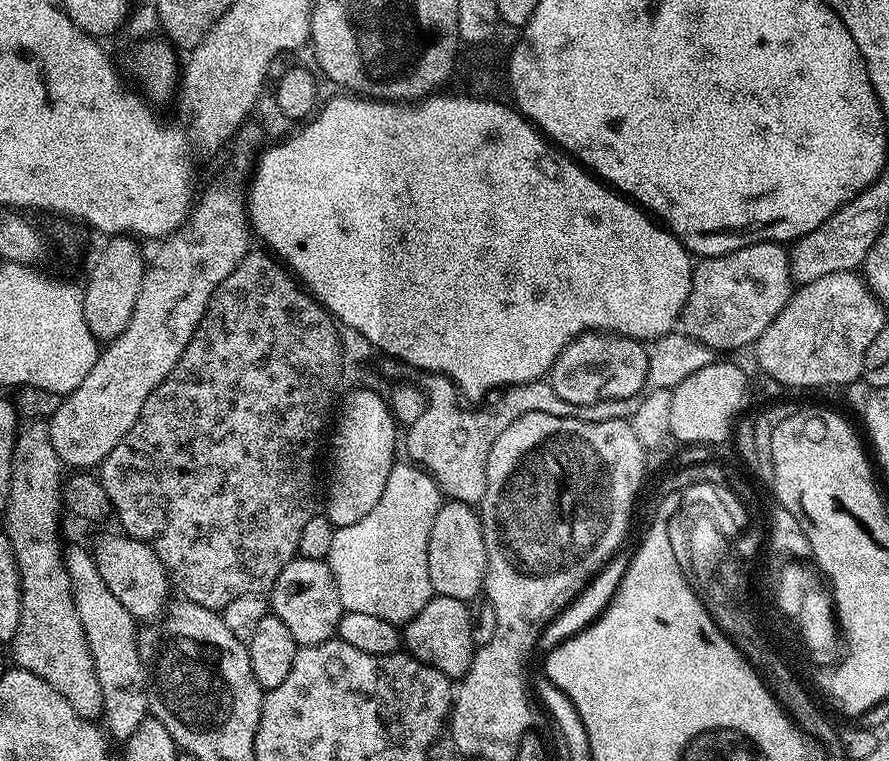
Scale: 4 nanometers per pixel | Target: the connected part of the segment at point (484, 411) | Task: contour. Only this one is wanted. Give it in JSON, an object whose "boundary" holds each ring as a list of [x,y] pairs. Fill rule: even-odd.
{"boundary":[[[424,374],[419,378],[418,384],[426,397],[426,403],[422,418],[418,418],[418,422],[407,429],[408,452],[413,456],[409,457],[436,481],[448,500],[473,506],[479,505],[486,494],[488,451],[494,446],[498,434],[510,426],[510,422],[518,422],[518,418],[535,412],[554,414],[558,418],[574,418],[578,422],[628,420],[634,410],[638,410],[641,401],[640,396],[631,396],[593,404],[566,402],[566,398],[561,398],[558,390],[554,390],[547,379],[541,378],[505,387],[489,408],[463,408],[456,404],[458,389],[449,376]]]}

